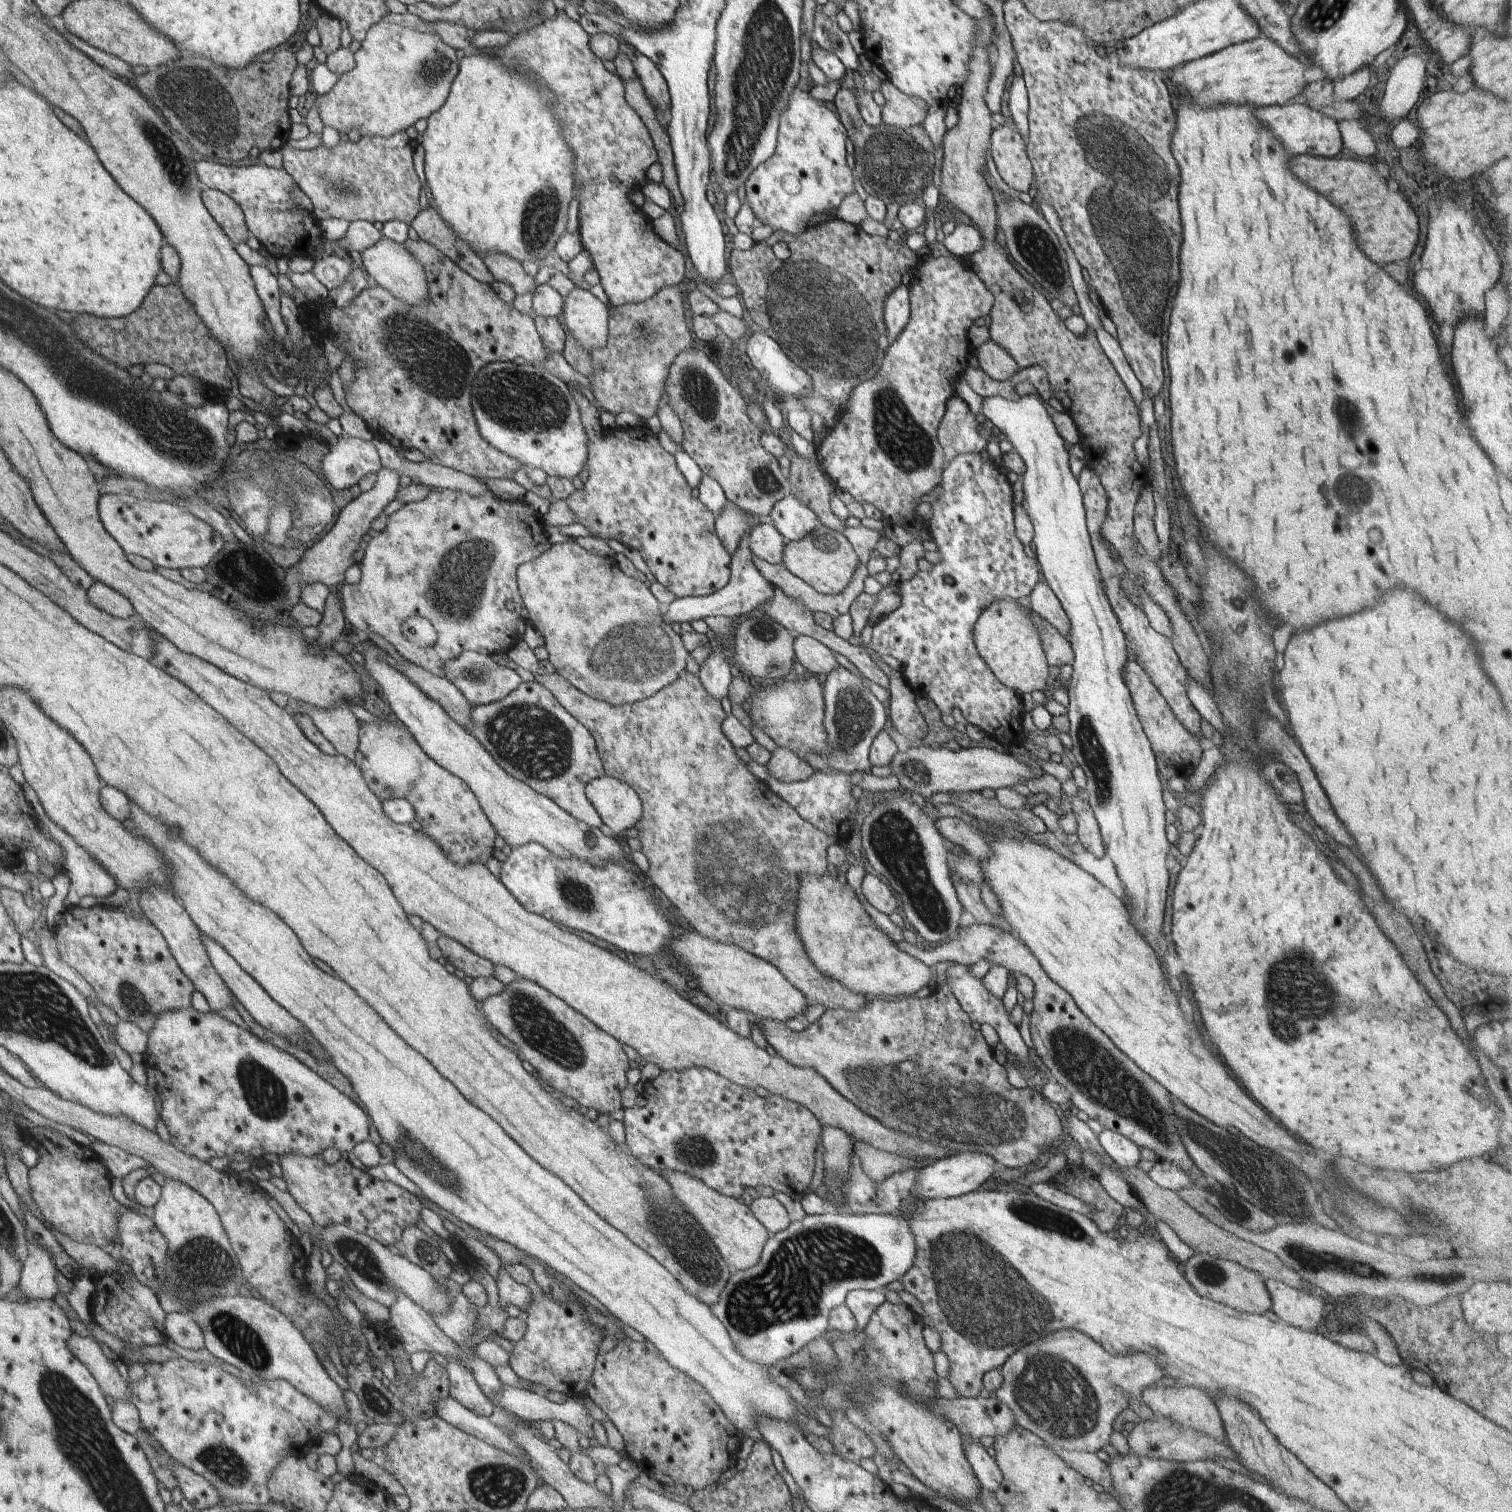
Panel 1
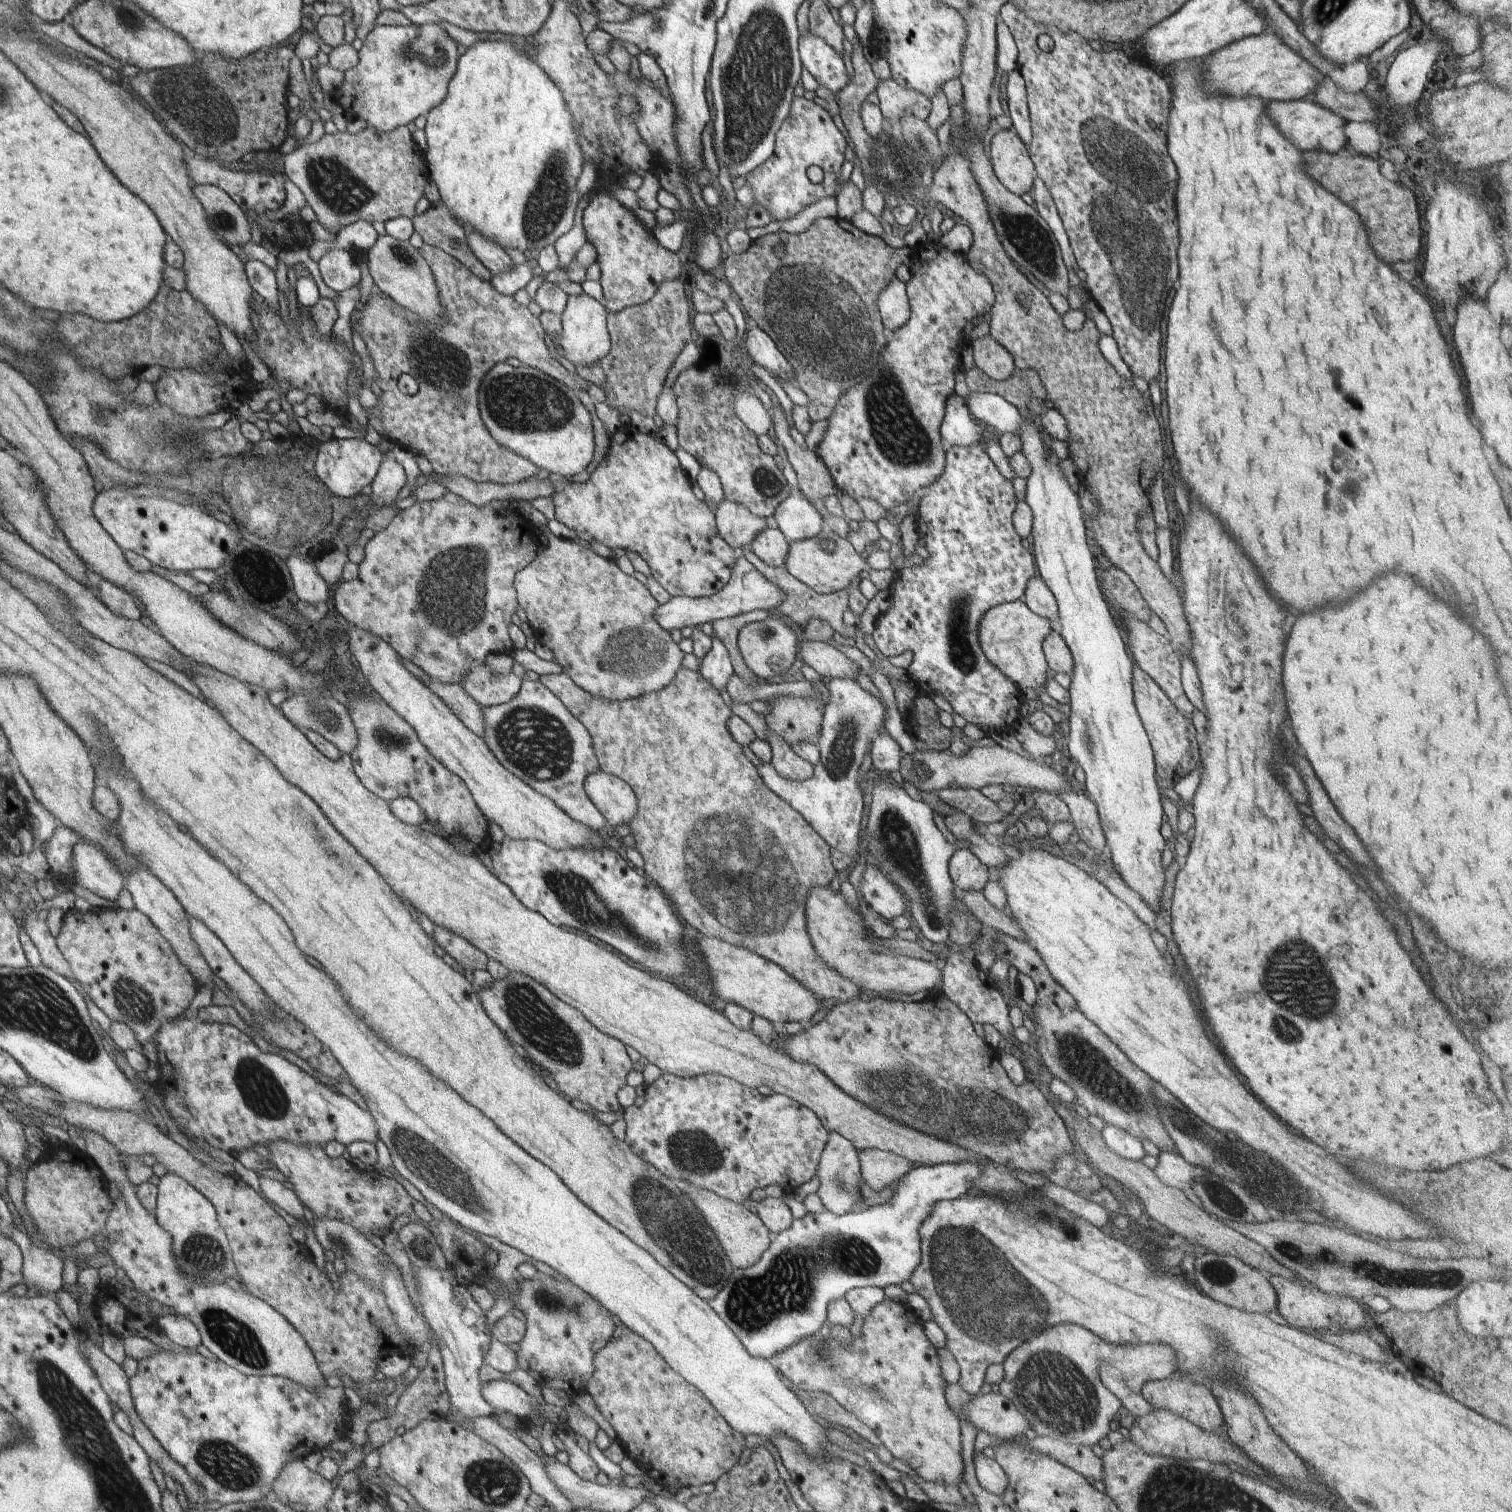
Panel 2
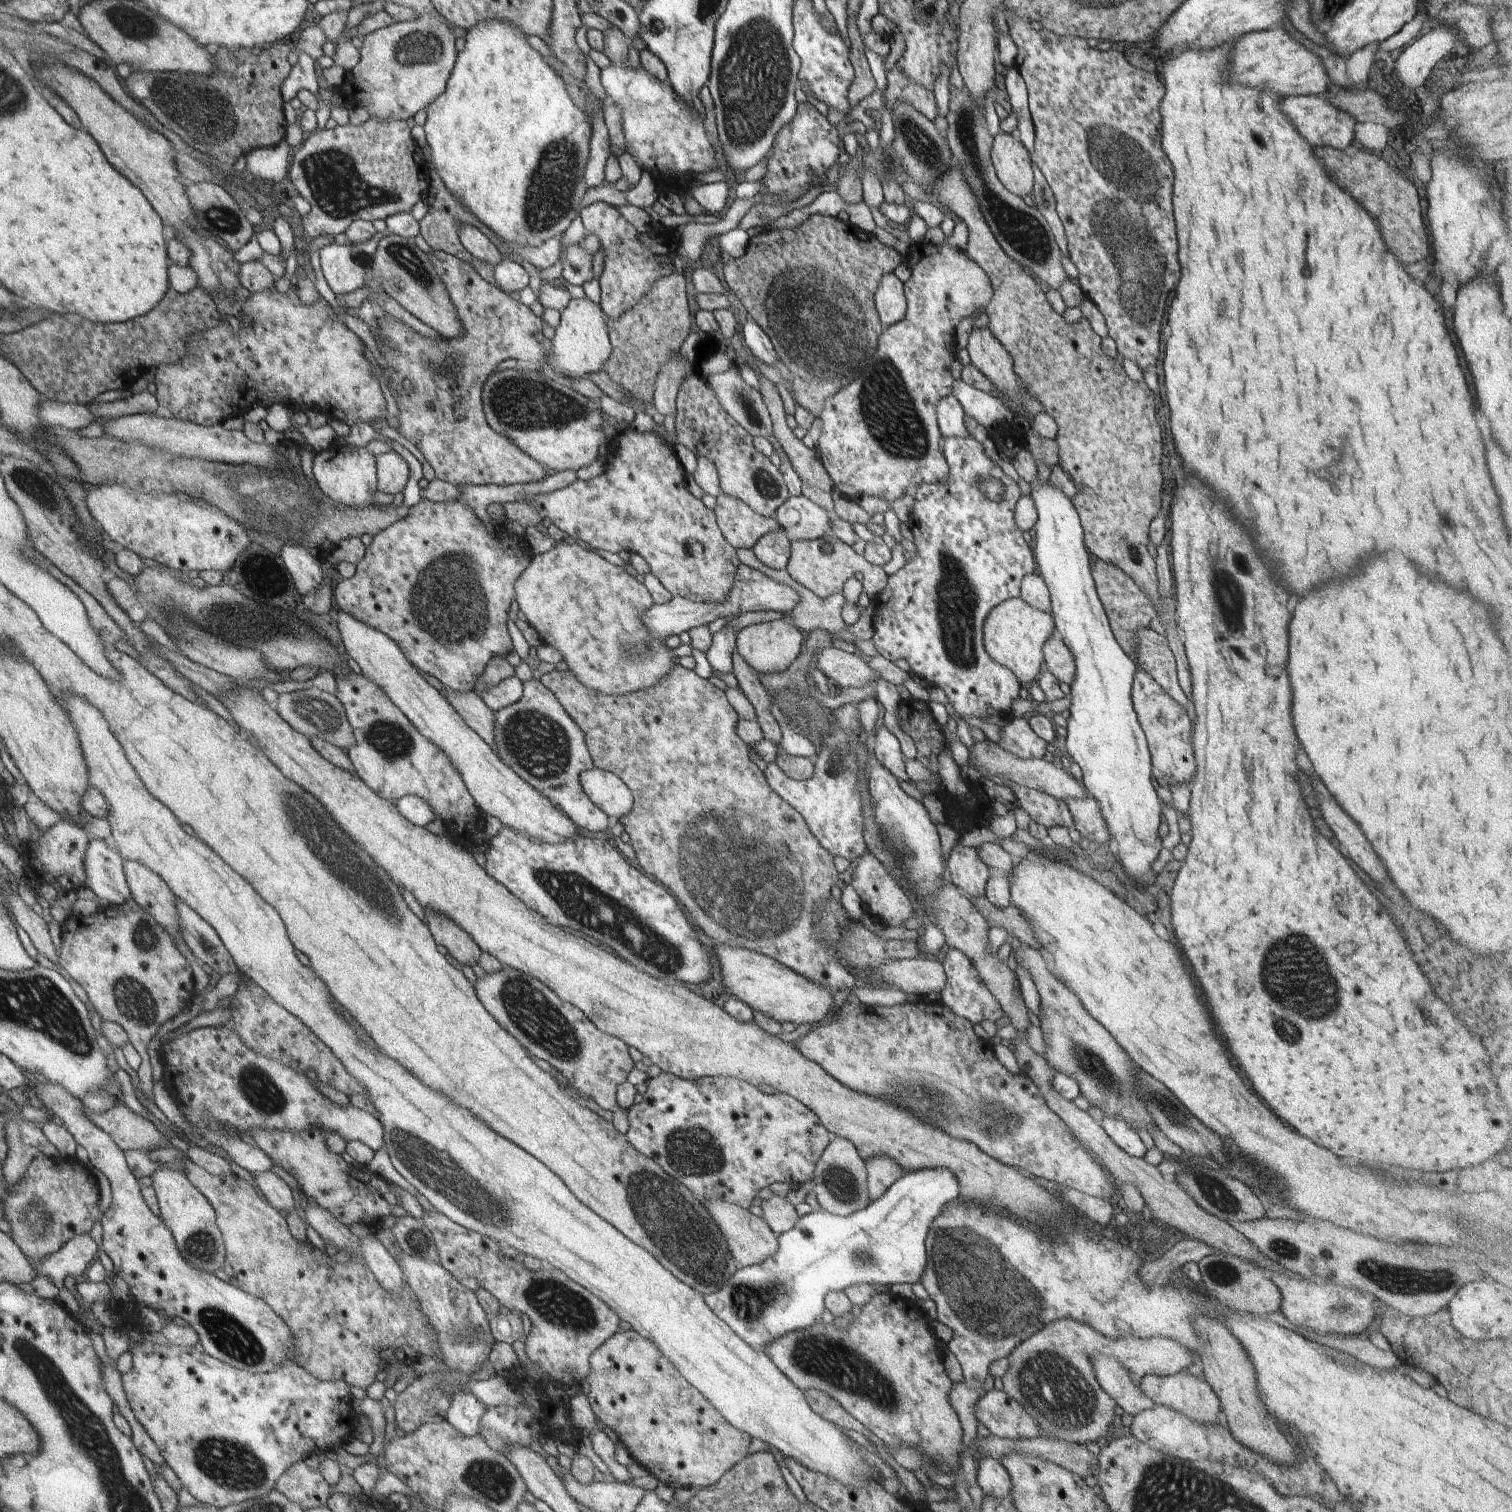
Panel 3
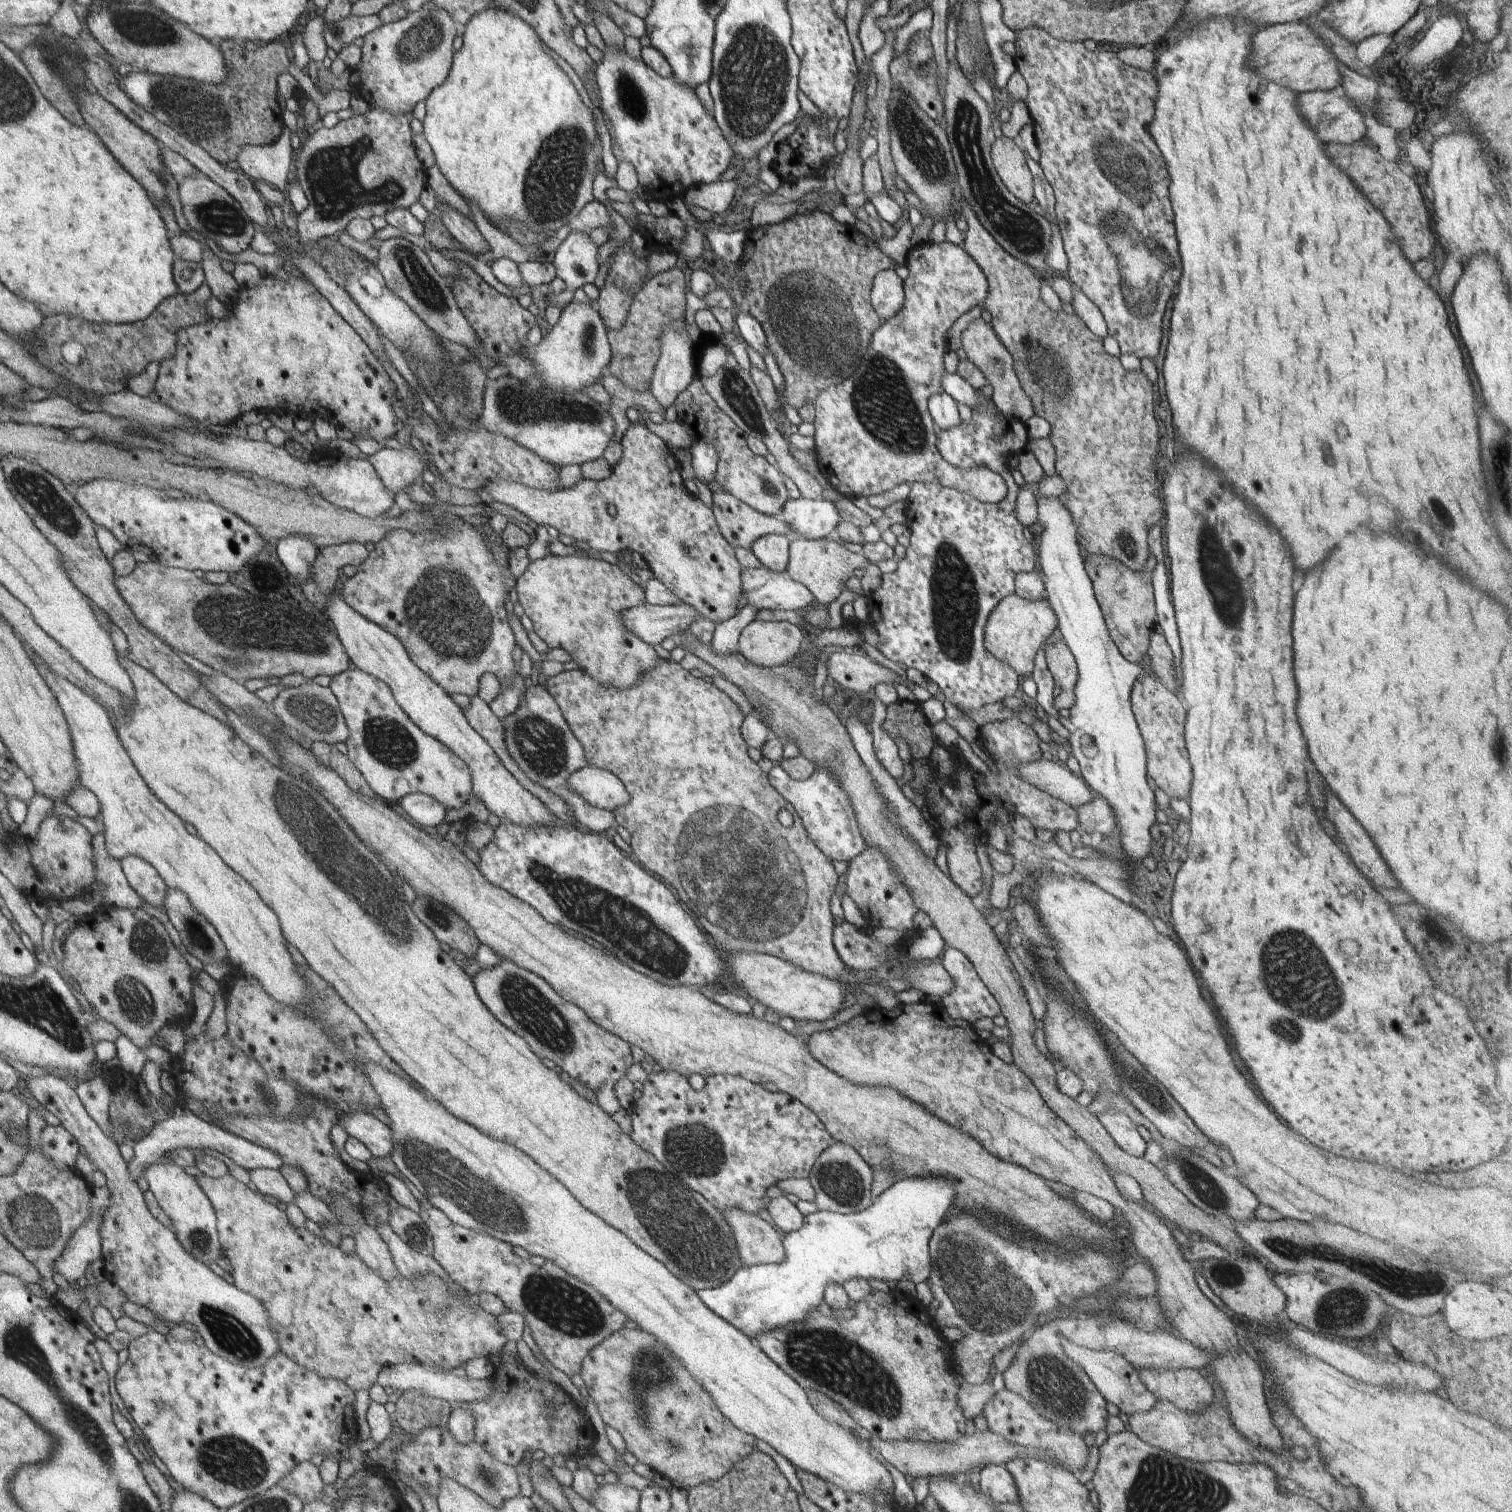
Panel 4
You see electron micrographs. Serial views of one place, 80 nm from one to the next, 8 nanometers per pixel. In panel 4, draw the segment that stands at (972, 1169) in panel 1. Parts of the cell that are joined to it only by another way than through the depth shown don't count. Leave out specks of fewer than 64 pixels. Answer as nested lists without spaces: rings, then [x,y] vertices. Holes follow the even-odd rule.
[[[946,1175],[900,1179],[860,1212],[843,1215],[818,1210],[806,1215],[800,1228],[782,1235],[785,1255],[779,1263],[741,1266],[724,1284],[696,1292],[712,1312],[756,1341],[759,1334],[804,1320],[810,1310],[818,1308],[824,1298],[824,1288],[828,1285],[843,1286],[852,1279],[870,1280],[871,1277],[892,1286],[899,1280],[910,1280],[914,1284],[927,1282],[931,1273],[928,1241],[946,1211],[952,1208],[954,1200],[955,1186]]]

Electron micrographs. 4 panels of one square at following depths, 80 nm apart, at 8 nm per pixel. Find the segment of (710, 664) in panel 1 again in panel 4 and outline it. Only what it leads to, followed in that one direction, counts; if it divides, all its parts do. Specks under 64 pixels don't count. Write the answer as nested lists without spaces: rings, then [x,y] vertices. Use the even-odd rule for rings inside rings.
[[[746,605],[738,615],[715,626],[711,647],[715,655],[729,655],[738,652],[739,636],[742,629],[750,624],[759,610],[752,605]]]

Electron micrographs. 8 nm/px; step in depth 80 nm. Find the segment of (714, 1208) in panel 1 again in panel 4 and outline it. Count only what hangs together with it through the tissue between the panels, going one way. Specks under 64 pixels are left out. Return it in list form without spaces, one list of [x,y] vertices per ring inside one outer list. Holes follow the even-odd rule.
[[[739,1208],[720,1211],[730,1227],[743,1266],[779,1263],[785,1255],[782,1234],[757,1214]]]

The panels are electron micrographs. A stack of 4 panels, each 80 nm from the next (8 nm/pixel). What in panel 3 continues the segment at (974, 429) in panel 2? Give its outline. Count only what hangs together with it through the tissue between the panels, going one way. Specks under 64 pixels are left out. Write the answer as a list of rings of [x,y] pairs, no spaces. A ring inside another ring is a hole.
[[[952,394],[940,398],[940,402],[936,404],[936,418],[943,438],[970,435],[964,424],[964,413],[962,406]]]

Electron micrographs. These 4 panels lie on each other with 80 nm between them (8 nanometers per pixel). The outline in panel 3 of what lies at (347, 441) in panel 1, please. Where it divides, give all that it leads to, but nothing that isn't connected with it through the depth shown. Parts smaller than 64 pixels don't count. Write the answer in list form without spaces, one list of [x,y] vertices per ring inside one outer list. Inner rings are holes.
[[[348,447],[342,450],[322,450],[314,453],[314,476],[325,500],[344,504],[348,508],[378,506],[373,494],[378,491],[376,457],[365,447]]]

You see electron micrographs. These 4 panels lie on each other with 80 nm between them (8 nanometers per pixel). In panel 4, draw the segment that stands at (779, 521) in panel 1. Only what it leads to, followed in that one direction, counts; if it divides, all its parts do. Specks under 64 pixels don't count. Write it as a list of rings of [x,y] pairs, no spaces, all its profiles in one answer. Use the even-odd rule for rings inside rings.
[[[789,498],[778,516],[802,538],[829,538],[842,523],[832,502],[823,499]]]

